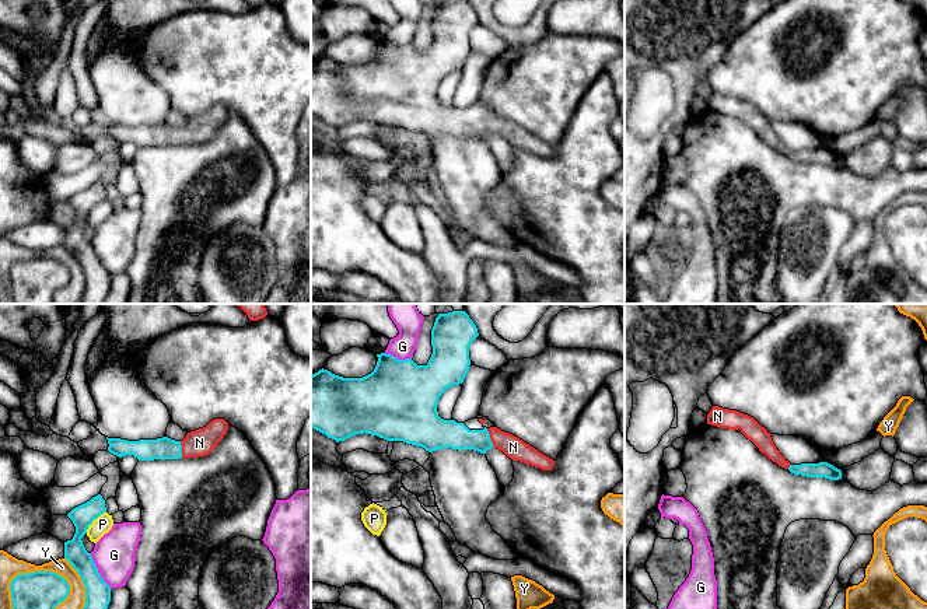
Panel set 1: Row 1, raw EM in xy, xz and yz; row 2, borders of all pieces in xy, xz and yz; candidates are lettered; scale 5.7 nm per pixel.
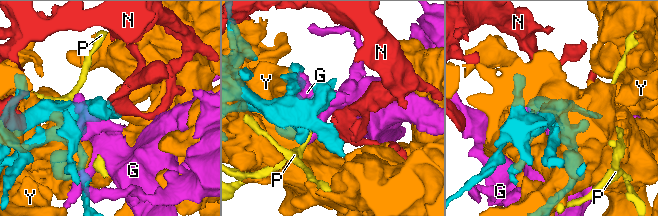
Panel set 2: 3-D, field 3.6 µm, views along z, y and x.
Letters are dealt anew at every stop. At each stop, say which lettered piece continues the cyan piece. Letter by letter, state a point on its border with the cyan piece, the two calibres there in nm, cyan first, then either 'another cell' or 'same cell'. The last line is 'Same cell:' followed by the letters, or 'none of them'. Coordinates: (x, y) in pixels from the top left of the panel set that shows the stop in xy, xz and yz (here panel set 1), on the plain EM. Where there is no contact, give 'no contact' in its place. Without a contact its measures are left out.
G: contact xy (97, 258); calibres 140 and 240 nm; another cell
N: contact xz (489, 125); calibres 160 and 120 nm; same cell
P: contact xy (93, 206); calibres 130 and 100 nm; another cell
Y: contact xy (21, 261); calibres 260 and 120 nm; another cell
Same cell: N

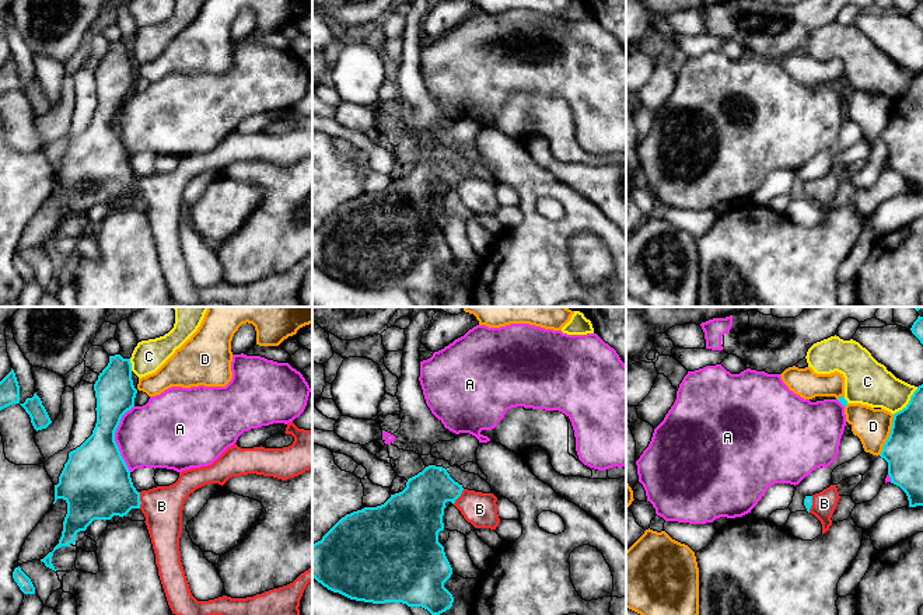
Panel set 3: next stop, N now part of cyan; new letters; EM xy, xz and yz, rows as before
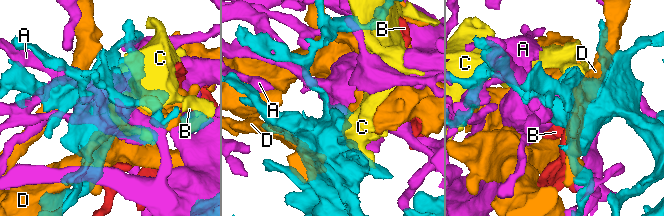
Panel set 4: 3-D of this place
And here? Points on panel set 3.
A: contact xy (114, 125); calibres 380 and 380 nm; another cell
B: contact xy (139, 187); calibres 380 and 220 nm; same cell
C: contact yz (909, 88); calibres 200 and 240 nm; another cell
D: contact yz (890, 121); calibres 220 and 200 nm; another cell
Same cell: B

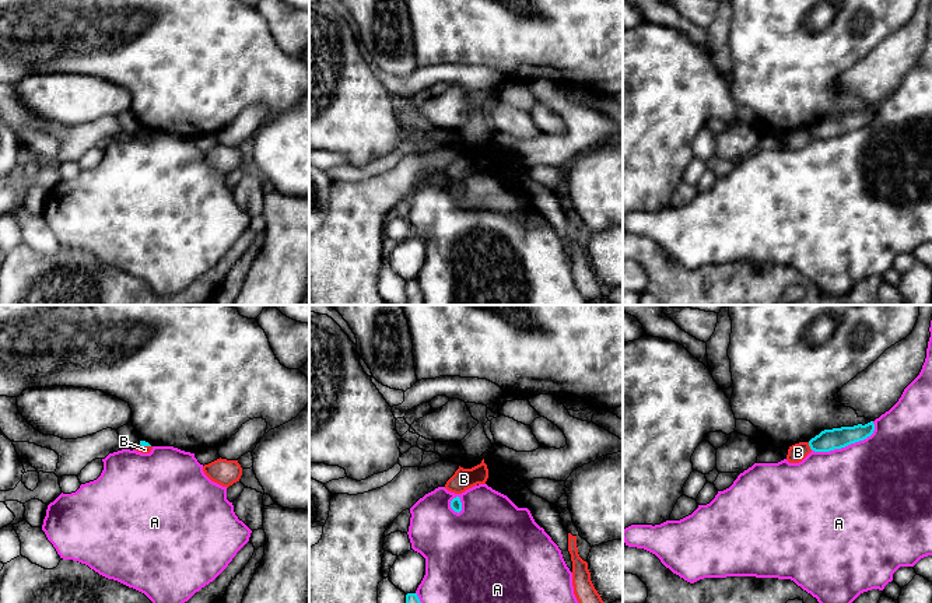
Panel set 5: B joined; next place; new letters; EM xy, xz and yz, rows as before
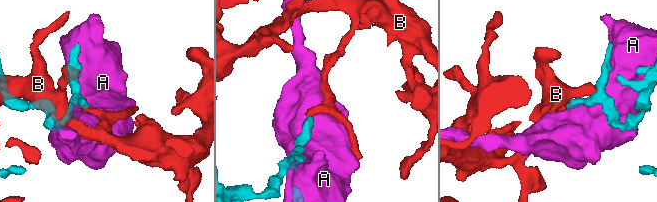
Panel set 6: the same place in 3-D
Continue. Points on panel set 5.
A: contact yz (845, 132); calibres 130 and 480 nm; another cell
B: contact yz (809, 132); calibres 130 and 100 nm; another cell
Same cell: none of them

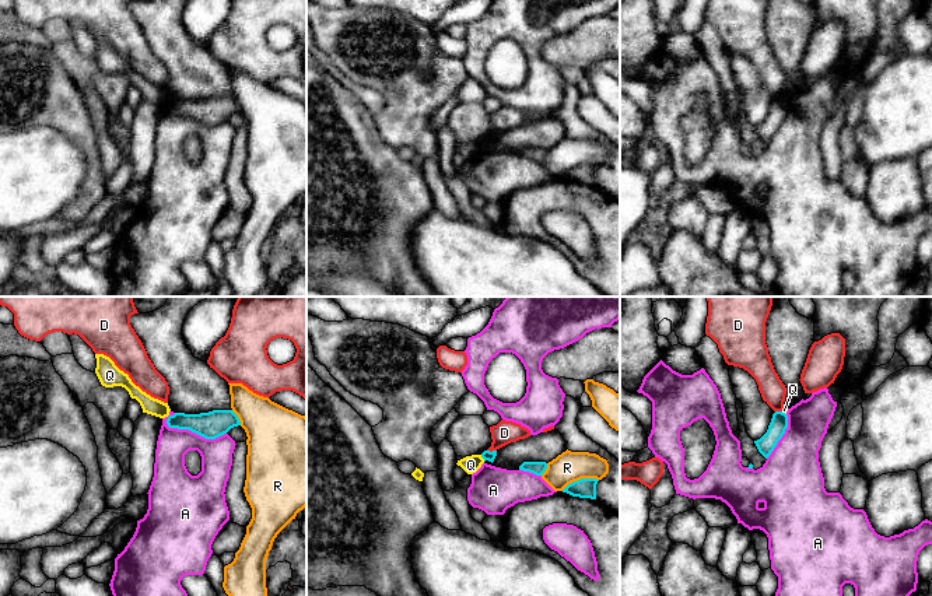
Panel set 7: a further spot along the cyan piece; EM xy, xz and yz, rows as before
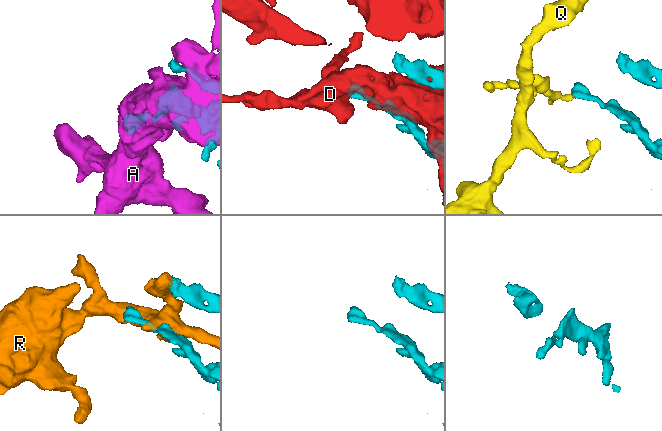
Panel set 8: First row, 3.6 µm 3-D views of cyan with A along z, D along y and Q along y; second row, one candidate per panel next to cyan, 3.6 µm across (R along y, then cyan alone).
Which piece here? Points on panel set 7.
A: contact xy (195, 119); calibres 160 and 180 nm; another cell
D: contact xz (493, 137); calibres 60 and 140 nm; another cell
Q: contact xz (482, 143); calibres 60 and 100 nm; another cell
R: contact xz (581, 165); calibres 110 and 180 nm; another cell
Same cell: none of them

